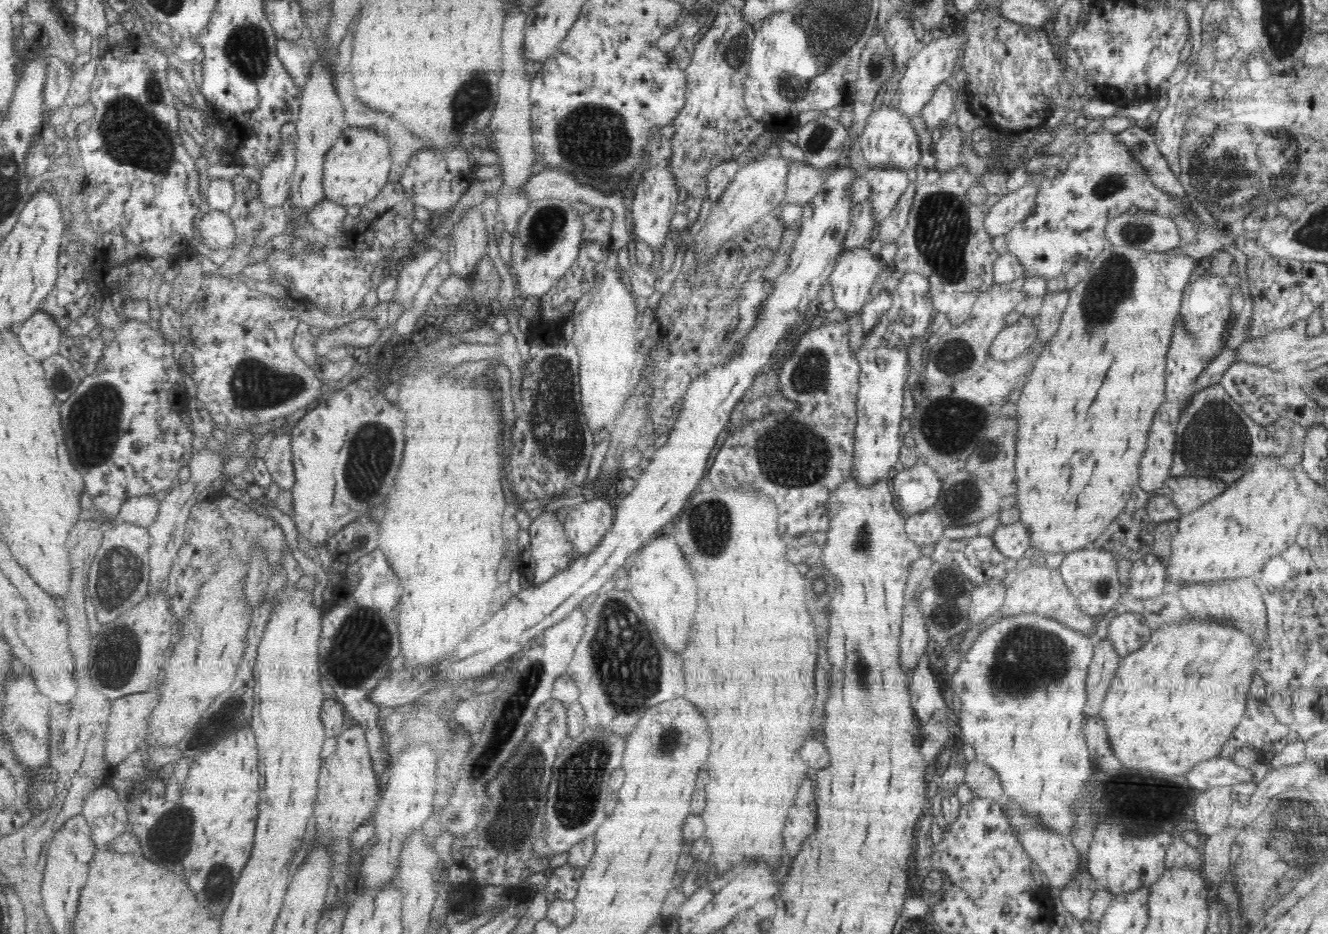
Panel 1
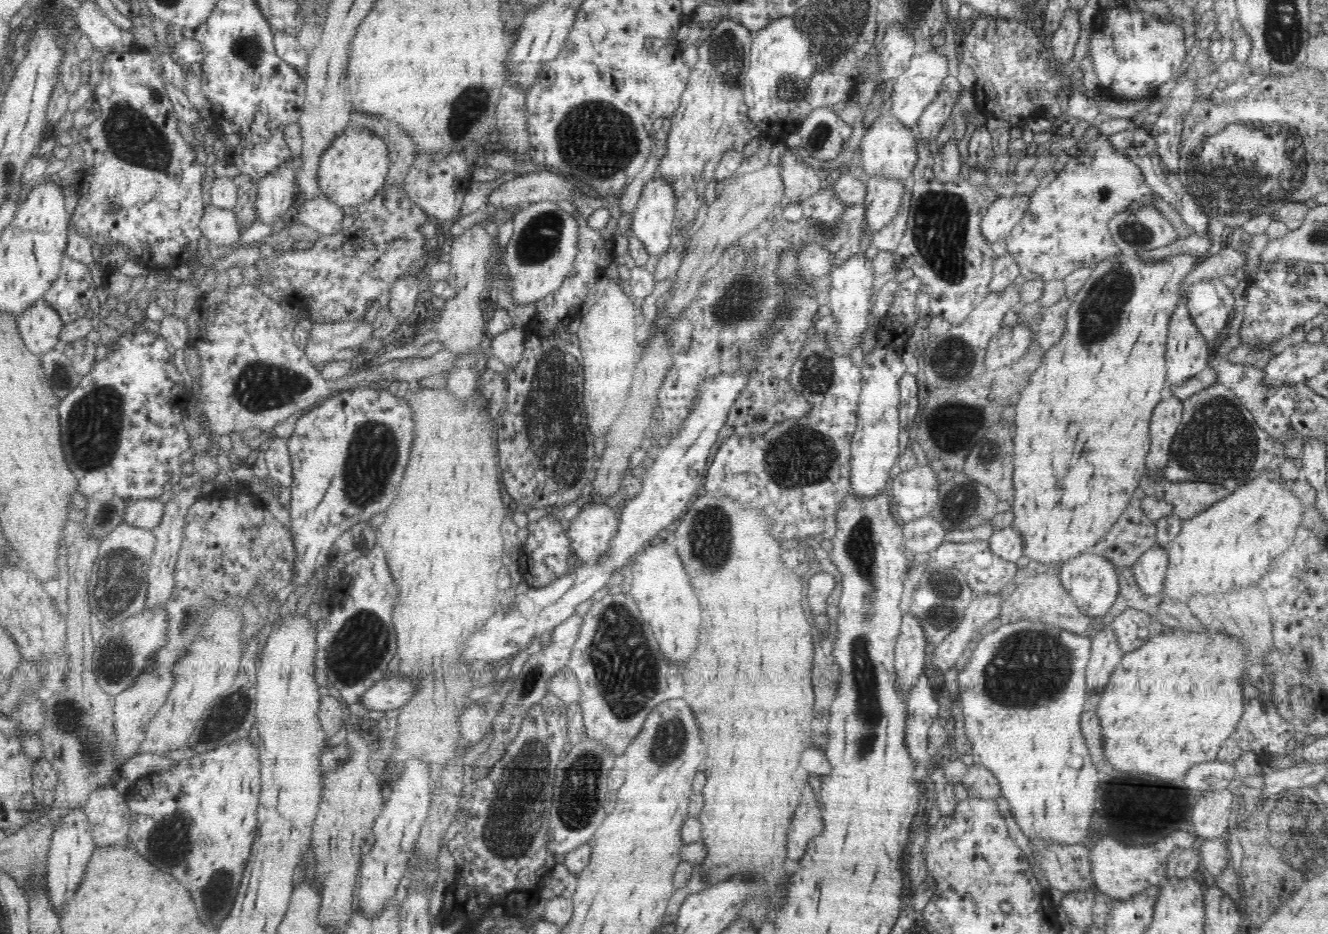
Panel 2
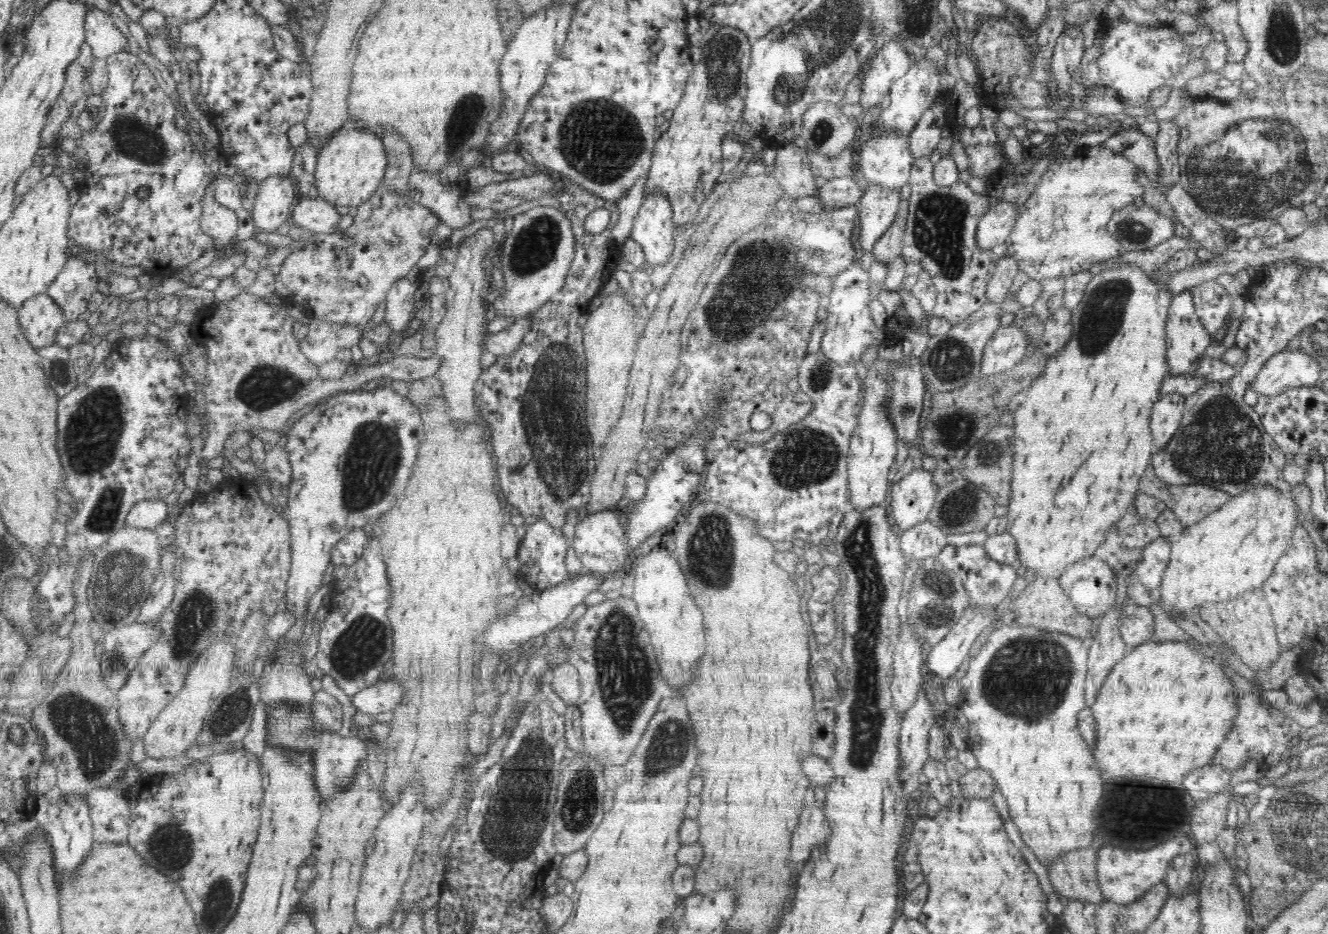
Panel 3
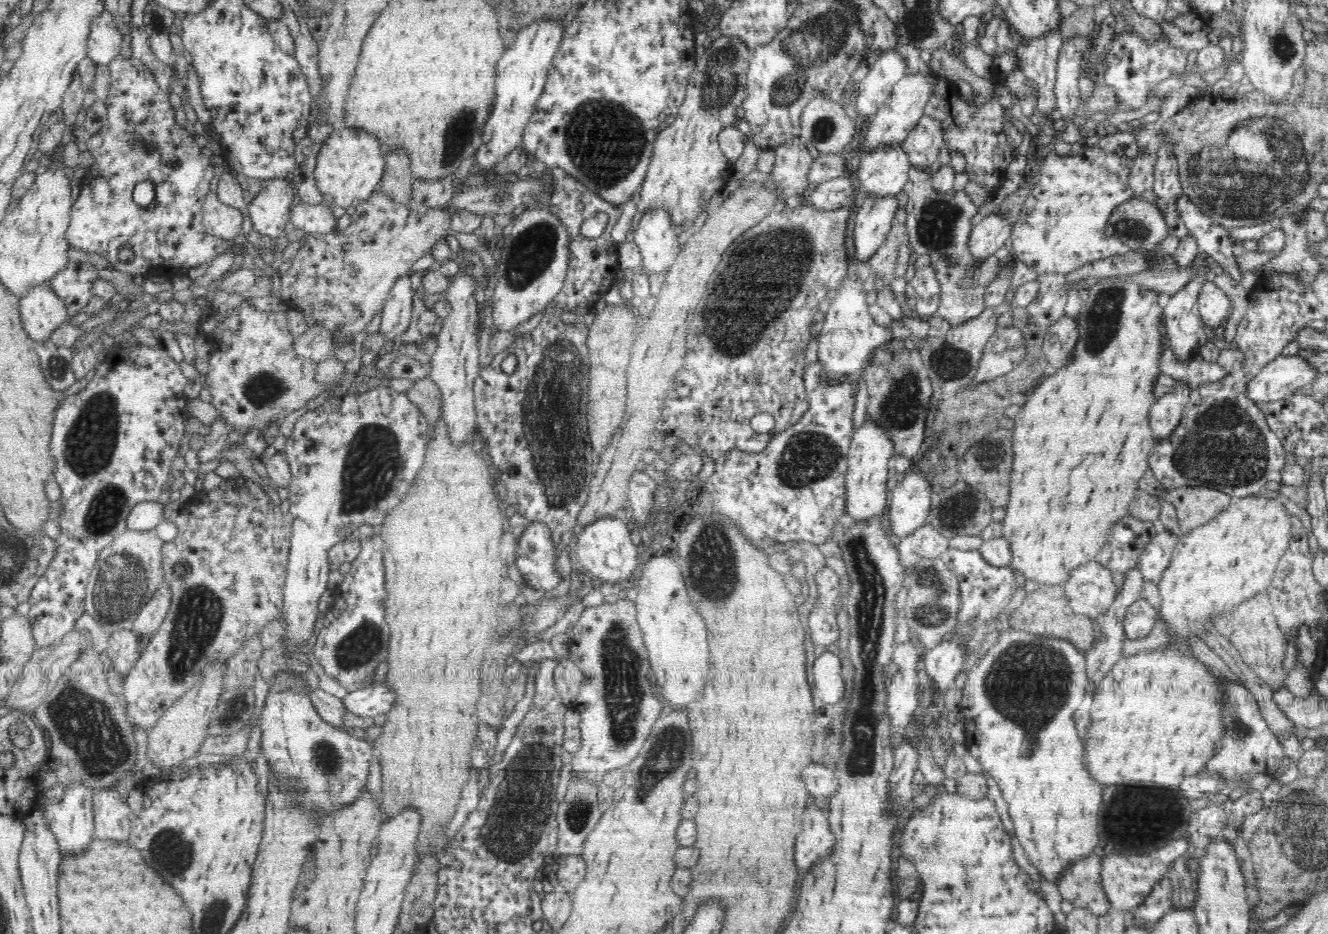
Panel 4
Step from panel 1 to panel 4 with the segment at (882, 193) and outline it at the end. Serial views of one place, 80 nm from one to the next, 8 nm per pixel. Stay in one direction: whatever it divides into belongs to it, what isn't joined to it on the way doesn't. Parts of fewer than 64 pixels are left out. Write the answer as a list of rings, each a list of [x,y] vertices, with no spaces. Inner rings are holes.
[[[866,196],[854,215],[854,263],[868,261],[886,240],[899,204],[895,196]]]

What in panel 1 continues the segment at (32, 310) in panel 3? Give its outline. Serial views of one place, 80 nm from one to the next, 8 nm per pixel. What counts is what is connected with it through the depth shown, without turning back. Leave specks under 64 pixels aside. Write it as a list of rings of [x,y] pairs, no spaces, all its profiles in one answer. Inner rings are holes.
[[[41,308],[15,329],[22,350],[37,362],[60,352],[62,330],[63,328]]]

